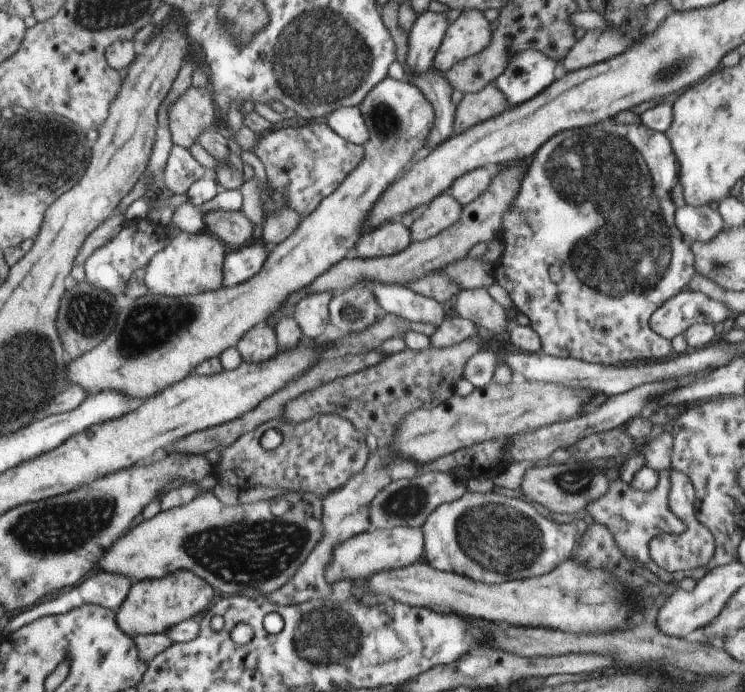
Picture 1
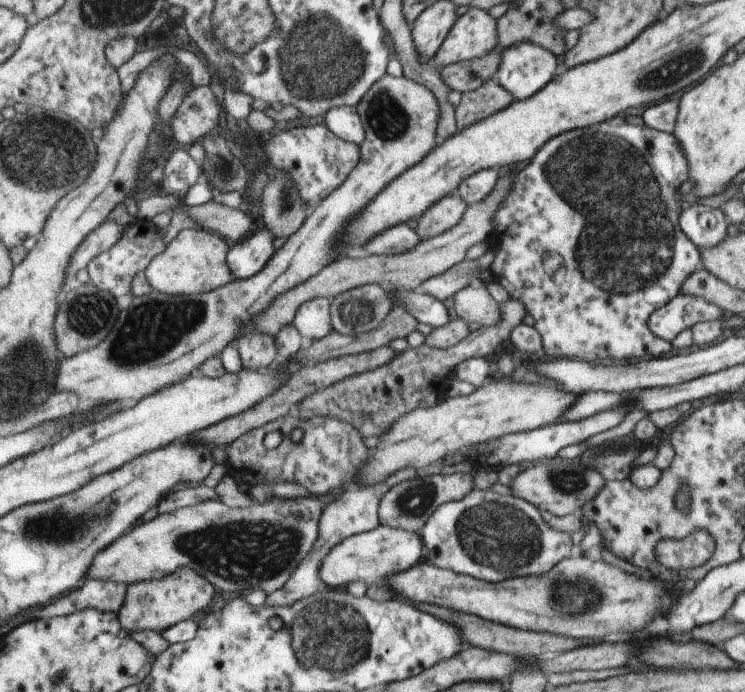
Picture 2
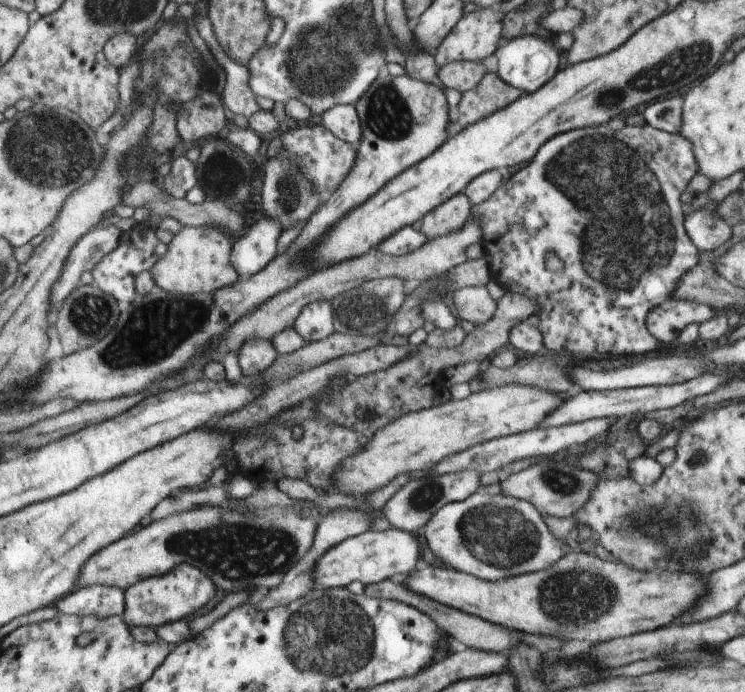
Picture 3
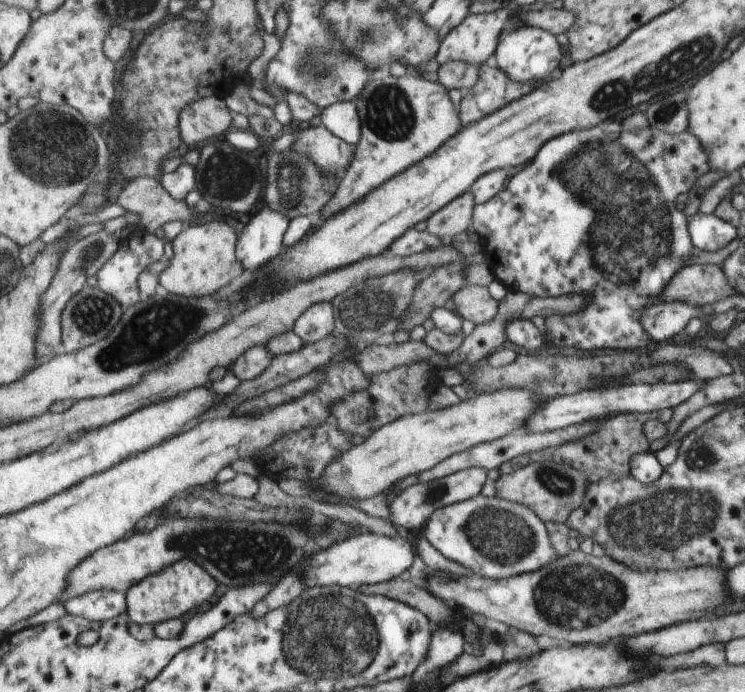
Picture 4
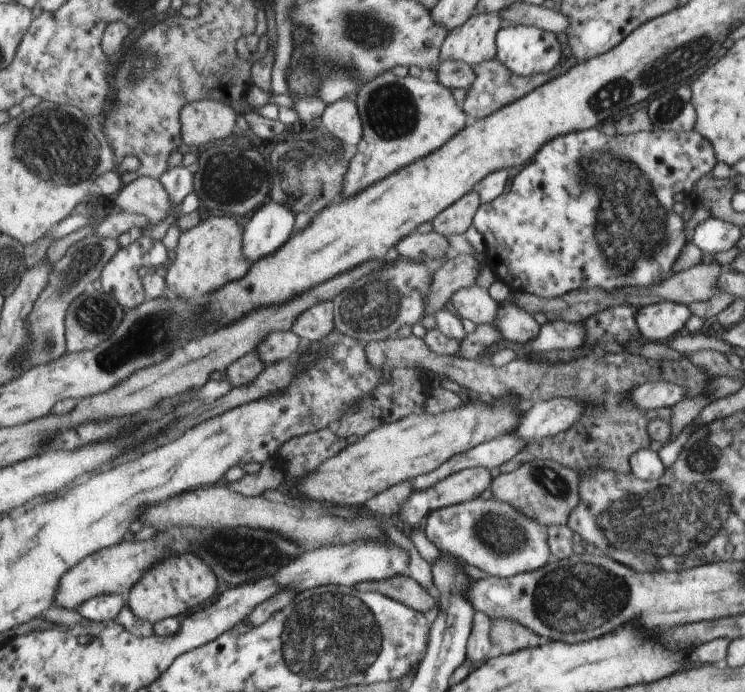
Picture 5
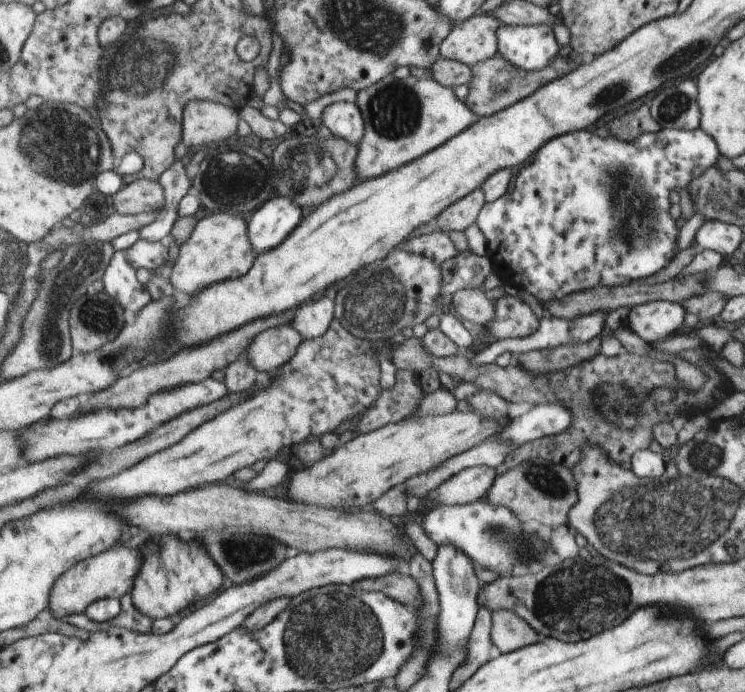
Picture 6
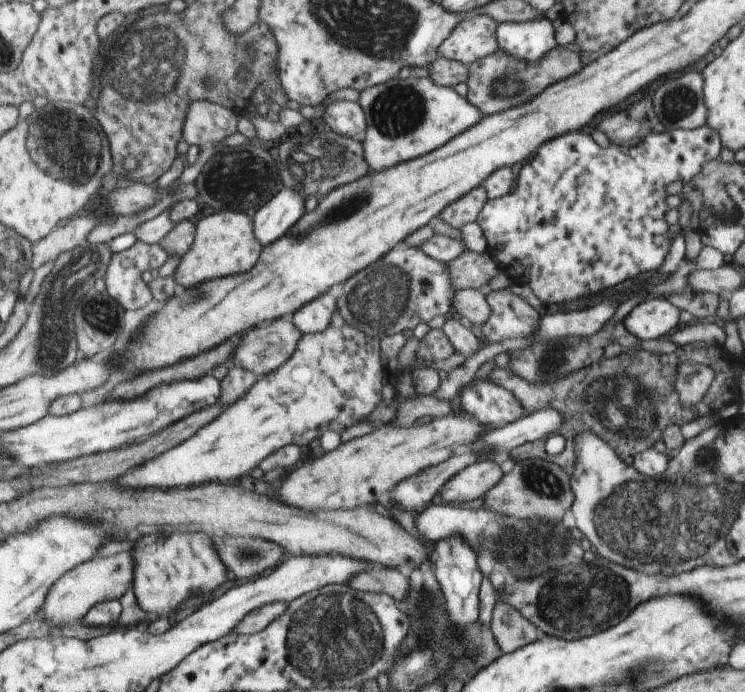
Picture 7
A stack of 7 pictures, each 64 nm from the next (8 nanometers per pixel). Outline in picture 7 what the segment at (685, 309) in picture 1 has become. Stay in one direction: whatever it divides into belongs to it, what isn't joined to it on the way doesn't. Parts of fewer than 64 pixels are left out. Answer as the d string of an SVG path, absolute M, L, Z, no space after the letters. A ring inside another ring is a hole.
M664 297L637 304L623 320L625 330L638 340L655 340L669 335L679 322L679 310Z

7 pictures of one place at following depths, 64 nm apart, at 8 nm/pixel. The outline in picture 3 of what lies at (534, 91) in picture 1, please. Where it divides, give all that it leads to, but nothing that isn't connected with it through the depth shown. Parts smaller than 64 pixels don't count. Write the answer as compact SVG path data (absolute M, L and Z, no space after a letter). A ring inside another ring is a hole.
M524 35L515 39L502 40L495 50L497 58L497 76L503 83L510 84L516 90L523 91L525 94L533 93L542 88L551 76L555 74L555 68L559 64L555 48L541 40L539 35Z

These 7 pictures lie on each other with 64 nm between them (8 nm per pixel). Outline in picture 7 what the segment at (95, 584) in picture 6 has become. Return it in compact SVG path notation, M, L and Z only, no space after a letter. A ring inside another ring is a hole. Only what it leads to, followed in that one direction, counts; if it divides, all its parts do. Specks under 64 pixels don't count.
M132 552L121 553L101 557L83 562L66 576L62 577L50 591L46 606L42 609L41 616L52 625L70 625L84 620L95 606L106 601L123 599L123 596L134 587L134 575L136 570L136 559Z

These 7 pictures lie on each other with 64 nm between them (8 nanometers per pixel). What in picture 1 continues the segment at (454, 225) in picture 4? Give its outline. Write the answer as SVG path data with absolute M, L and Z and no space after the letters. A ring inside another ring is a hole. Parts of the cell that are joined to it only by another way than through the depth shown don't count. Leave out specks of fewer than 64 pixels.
M443 194L441 197L436 197L429 203L425 211L418 214L413 220L413 224L409 226L408 232L410 240L422 242L435 237L438 233L442 233L443 230L455 225L455 222L458 222L458 219L461 217L461 211L462 204L459 204L459 202L453 199L449 194Z

